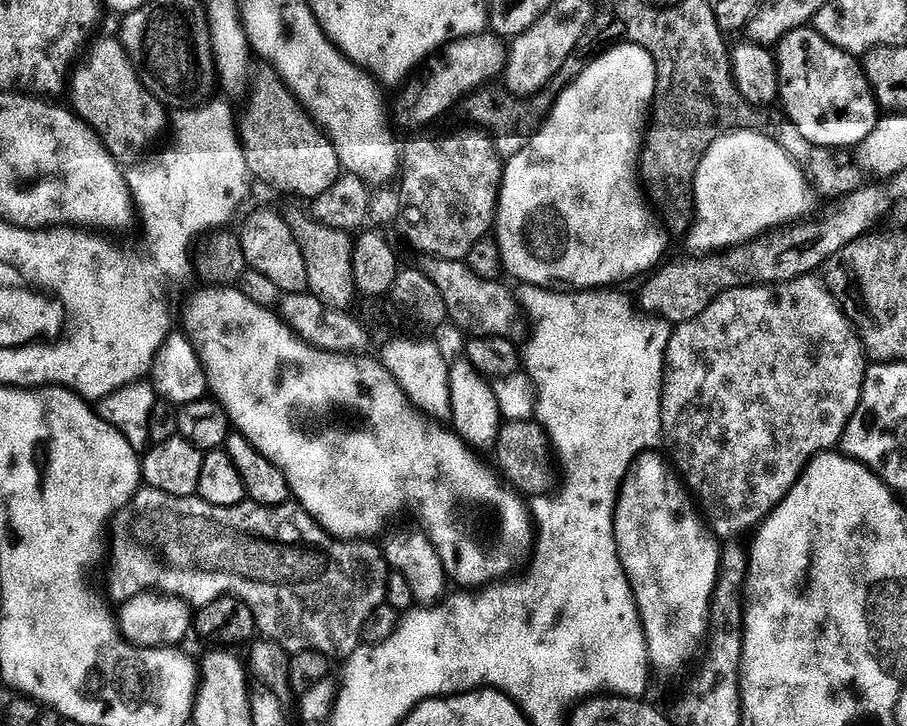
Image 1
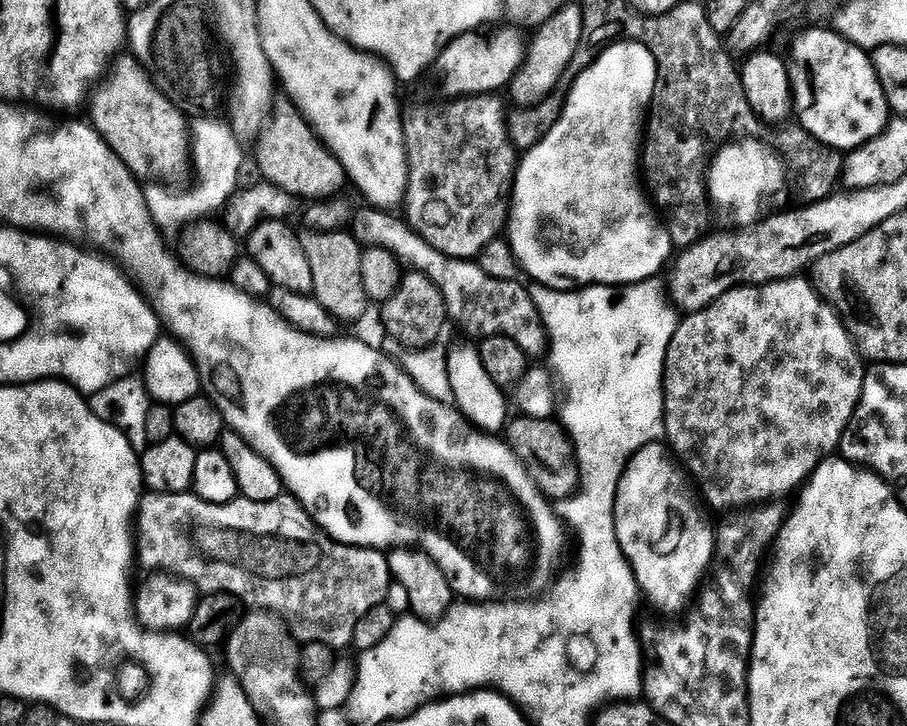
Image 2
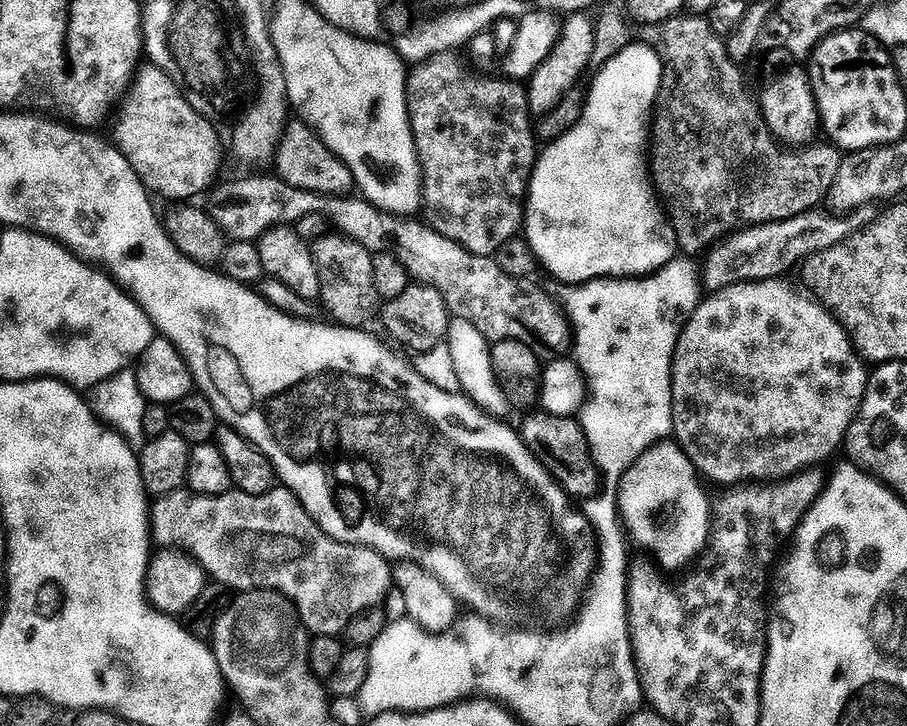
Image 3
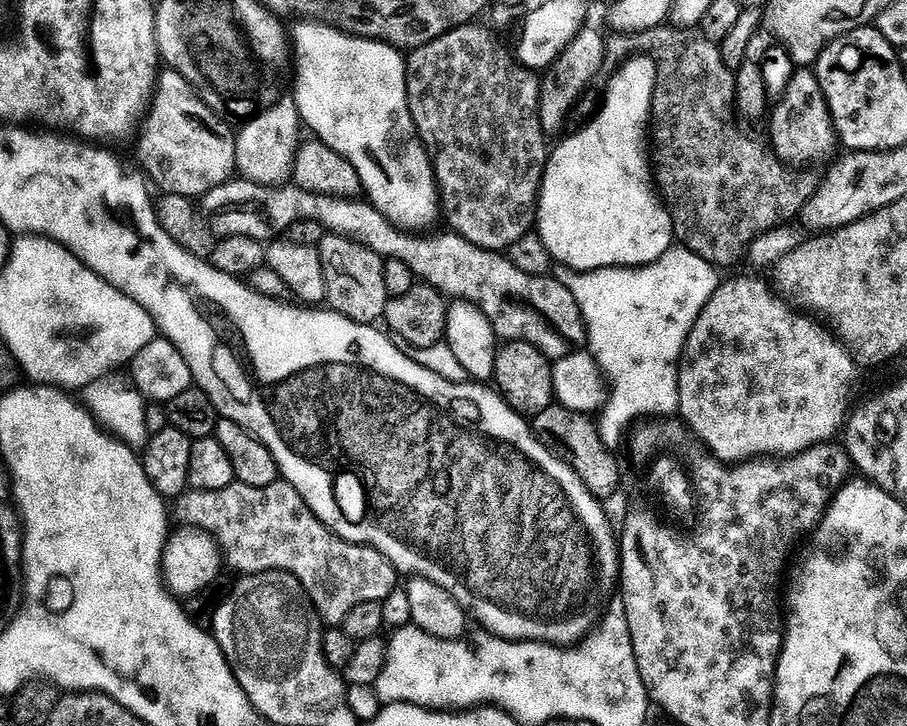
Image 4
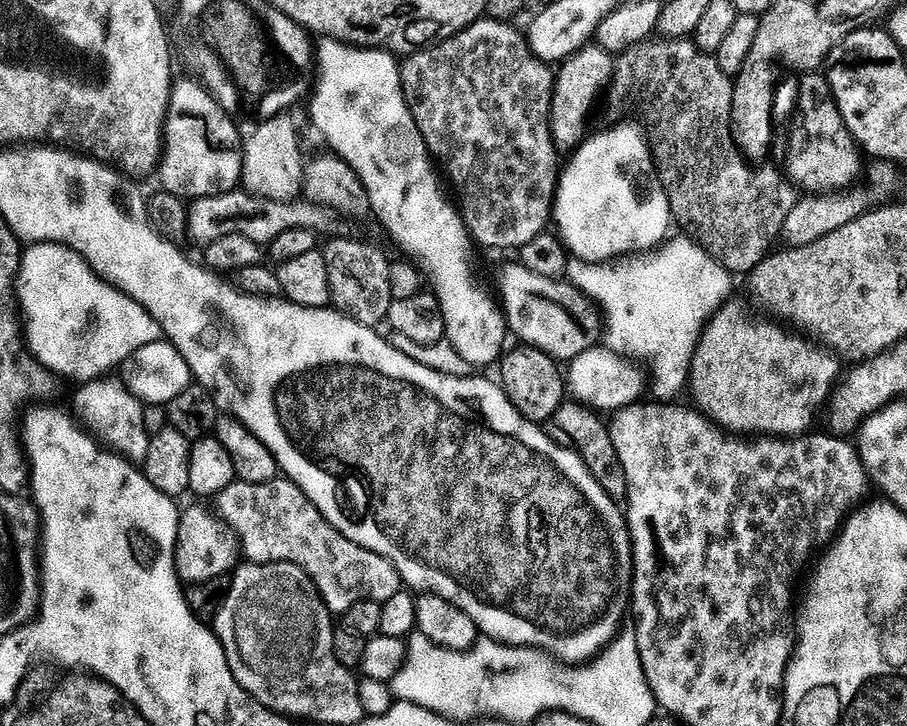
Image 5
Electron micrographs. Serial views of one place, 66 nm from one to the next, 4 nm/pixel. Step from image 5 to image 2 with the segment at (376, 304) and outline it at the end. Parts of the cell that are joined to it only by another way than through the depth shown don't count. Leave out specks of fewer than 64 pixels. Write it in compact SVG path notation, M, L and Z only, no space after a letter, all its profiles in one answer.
M313 231L303 237L306 258L310 258L310 270L314 274L314 297L333 321L360 320L368 312L370 297L364 281L366 263L362 244L351 231Z

